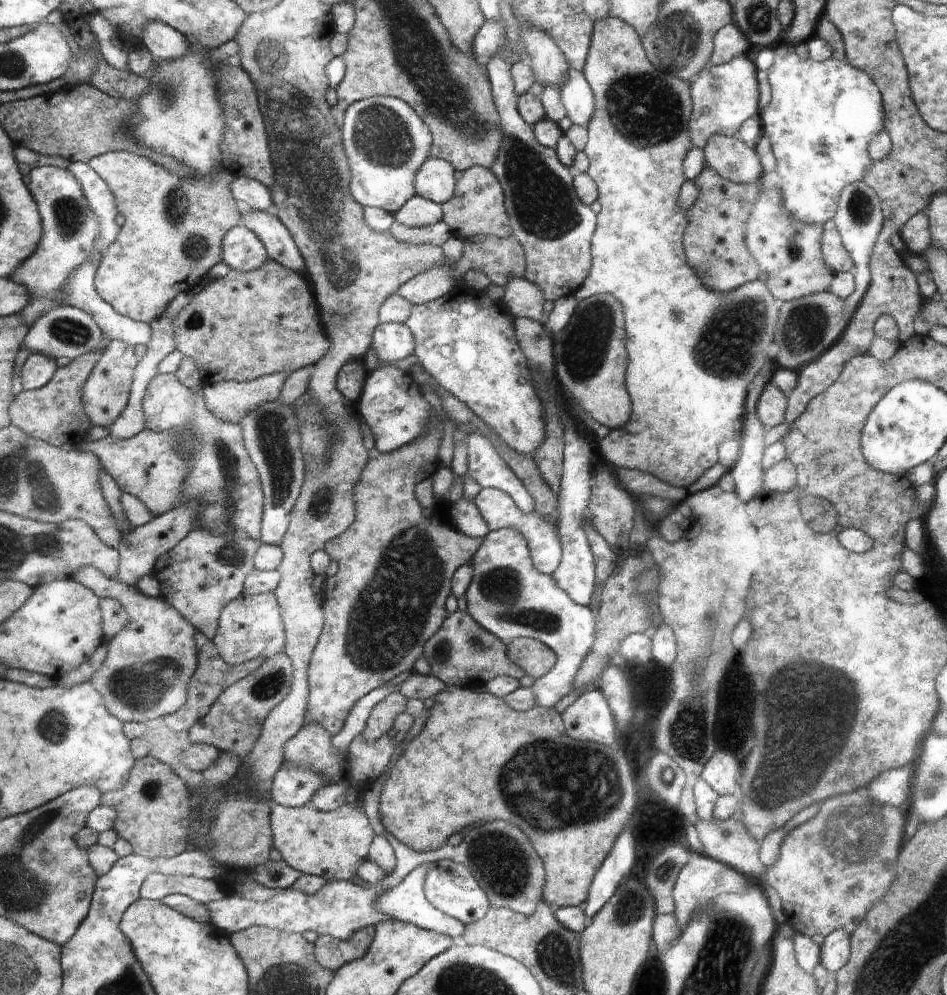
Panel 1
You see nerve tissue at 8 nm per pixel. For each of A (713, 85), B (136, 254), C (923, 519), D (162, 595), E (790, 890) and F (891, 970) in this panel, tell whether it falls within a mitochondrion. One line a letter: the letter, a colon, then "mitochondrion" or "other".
A: mitochondrion
B: other
C: other
D: other
E: other
F: mitochondrion

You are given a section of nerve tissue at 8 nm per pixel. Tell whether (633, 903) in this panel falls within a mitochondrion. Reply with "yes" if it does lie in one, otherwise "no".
yes

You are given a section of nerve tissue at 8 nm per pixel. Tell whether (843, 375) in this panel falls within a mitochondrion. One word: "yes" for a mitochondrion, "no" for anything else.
no

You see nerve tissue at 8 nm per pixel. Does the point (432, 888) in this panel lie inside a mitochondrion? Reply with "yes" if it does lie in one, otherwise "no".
no

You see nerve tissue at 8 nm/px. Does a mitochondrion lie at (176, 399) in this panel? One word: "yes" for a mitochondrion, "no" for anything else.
no

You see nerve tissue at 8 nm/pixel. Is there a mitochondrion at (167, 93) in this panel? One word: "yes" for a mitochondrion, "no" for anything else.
yes

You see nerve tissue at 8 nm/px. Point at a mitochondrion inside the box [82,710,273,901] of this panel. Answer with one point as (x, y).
(150, 789)

